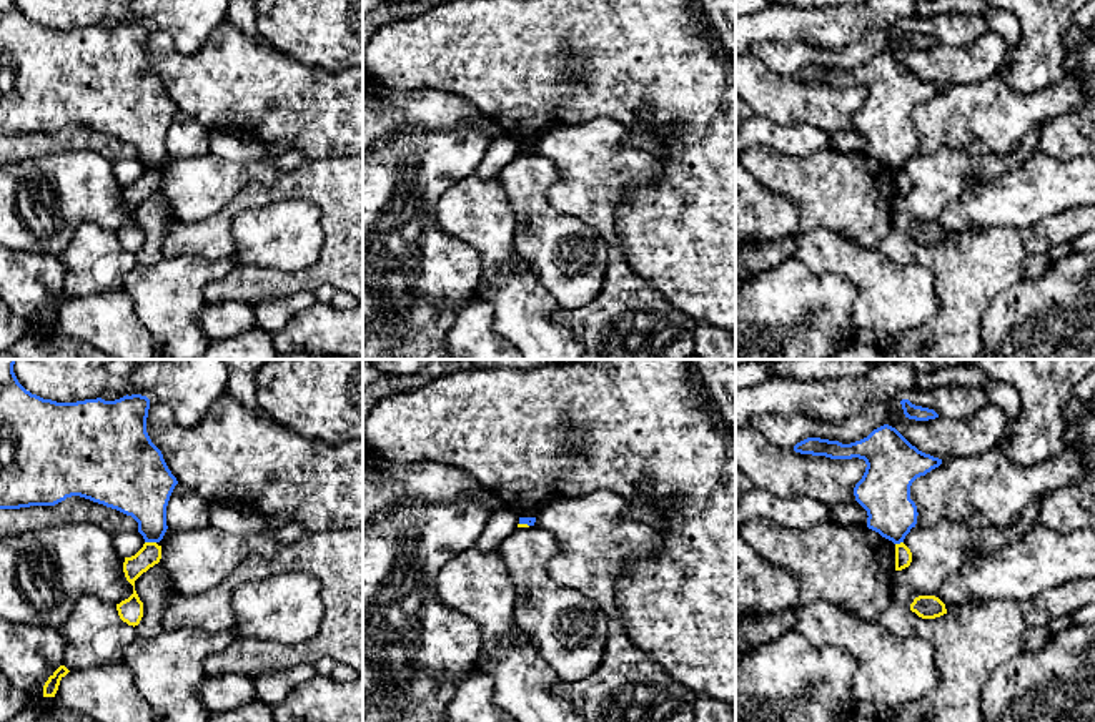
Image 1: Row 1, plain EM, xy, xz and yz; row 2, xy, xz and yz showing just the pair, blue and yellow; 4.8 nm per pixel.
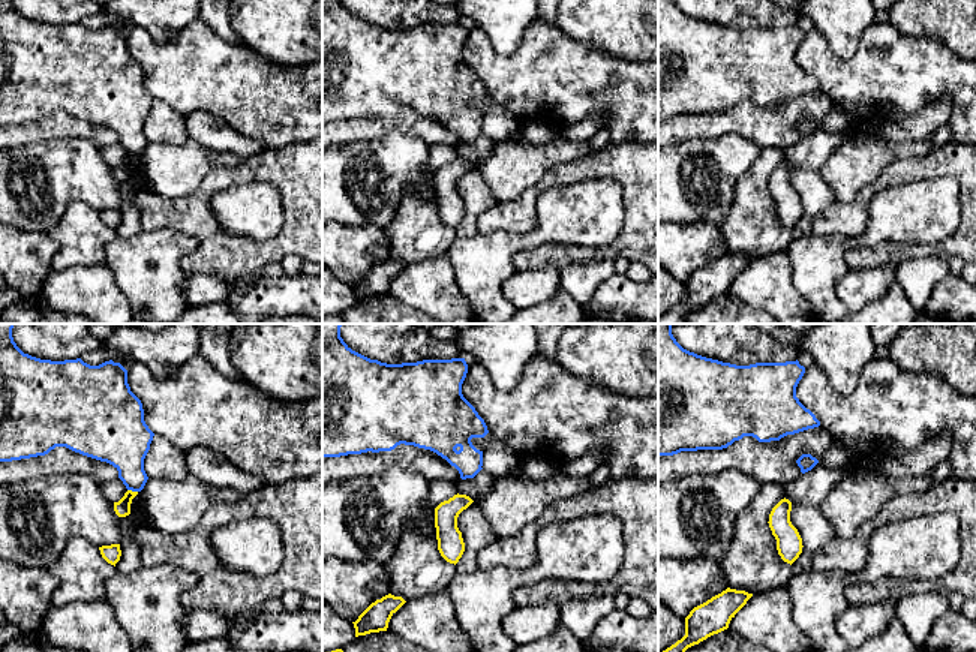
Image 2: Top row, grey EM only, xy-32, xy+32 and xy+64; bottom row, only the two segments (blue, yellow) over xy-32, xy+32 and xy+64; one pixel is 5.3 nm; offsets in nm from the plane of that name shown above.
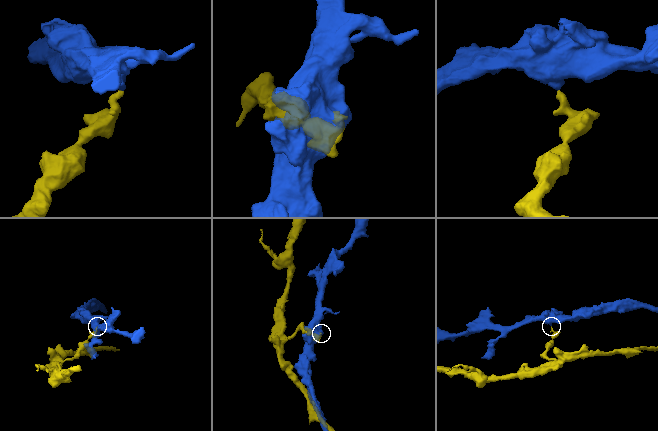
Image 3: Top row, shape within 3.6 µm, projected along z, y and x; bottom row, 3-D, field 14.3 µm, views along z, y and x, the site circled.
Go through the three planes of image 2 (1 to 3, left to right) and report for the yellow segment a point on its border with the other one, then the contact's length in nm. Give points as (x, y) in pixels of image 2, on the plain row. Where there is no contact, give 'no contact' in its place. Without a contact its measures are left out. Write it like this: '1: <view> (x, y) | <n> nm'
1: xy-32 (132, 155) | 60 nm
2: no contact
3: no contact

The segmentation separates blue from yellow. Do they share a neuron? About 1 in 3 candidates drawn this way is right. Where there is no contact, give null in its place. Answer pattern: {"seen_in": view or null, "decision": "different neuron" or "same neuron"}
{"seen_in": "xy", "decision": "different neuron"}

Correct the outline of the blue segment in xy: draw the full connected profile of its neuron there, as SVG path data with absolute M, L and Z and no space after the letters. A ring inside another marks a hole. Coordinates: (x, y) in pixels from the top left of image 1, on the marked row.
M0 359L0 509L55 506L80 496L131 516L145 542L160 542L168 529L166 506L178 484L146 433L150 399L141 394L57 403L27 391L13 373L17 359Z

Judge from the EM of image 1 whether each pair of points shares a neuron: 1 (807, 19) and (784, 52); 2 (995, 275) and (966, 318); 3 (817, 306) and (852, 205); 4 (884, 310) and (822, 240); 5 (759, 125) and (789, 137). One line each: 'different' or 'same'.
1: different
2: same
3: different
4: same
5: same

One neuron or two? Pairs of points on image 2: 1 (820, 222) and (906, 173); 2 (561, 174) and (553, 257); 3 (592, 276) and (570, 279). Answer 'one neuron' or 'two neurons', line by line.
1: one neuron
2: one neuron
3: one neuron

